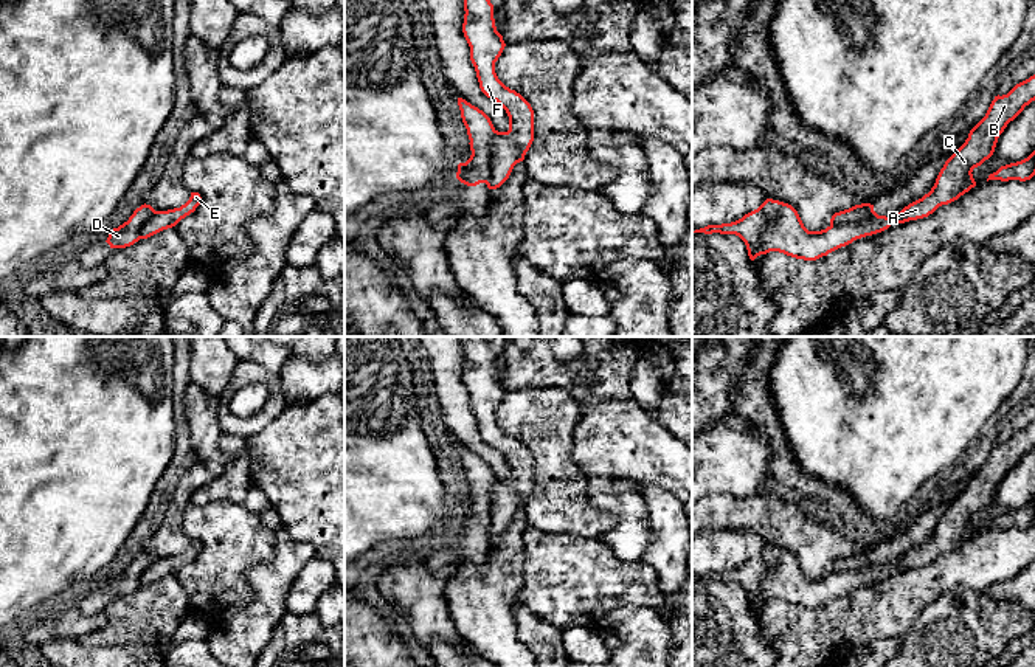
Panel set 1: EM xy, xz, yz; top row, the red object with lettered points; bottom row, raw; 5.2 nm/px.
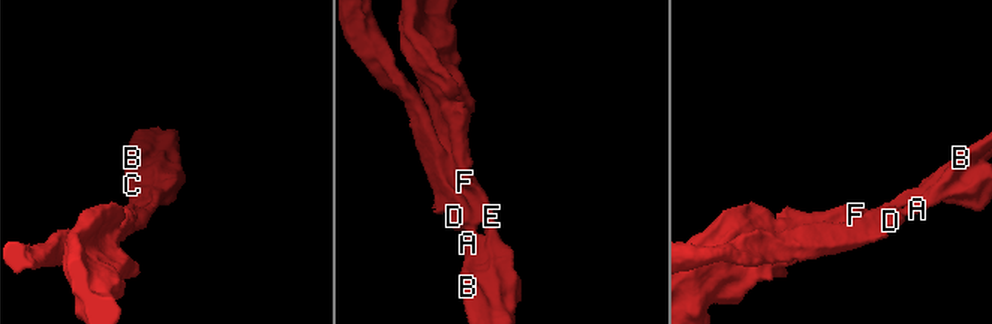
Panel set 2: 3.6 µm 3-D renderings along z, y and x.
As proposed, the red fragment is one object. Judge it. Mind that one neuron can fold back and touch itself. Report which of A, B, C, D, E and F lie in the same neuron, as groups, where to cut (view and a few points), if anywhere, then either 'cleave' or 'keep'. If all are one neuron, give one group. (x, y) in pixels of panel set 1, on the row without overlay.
A B C E F / D; cut in xz along (497, 478), (492, 487), (491, 521), (484, 529); cleave

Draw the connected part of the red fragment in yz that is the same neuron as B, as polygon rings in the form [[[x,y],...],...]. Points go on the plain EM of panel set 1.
[[[1035,422],[1016,431],[1007,442],[995,444],[985,464],[945,509],[931,538],[894,565],[878,563],[872,558],[869,566],[863,569],[846,569],[821,579],[808,579],[791,552],[767,546],[757,557],[736,569],[708,572],[692,580],[736,582],[745,589],[751,608],[770,599],[816,608],[857,586],[881,580],[892,571],[928,565],[939,554],[968,540],[976,534],[973,517],[993,503],[999,482],[1032,448],[1035,448]]]

